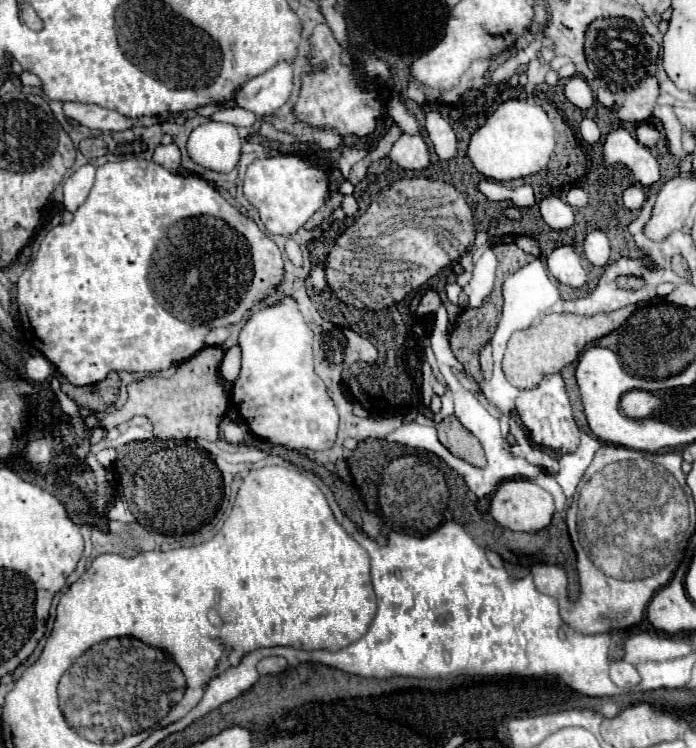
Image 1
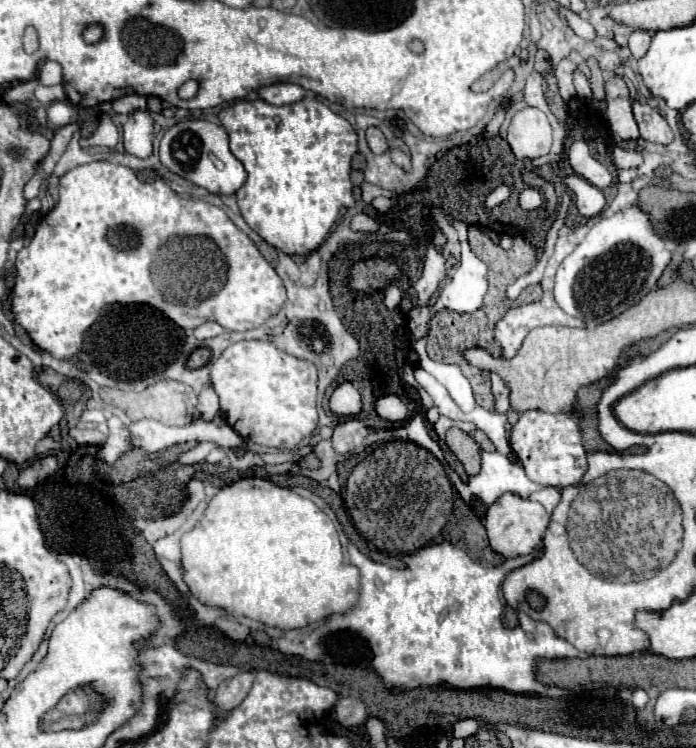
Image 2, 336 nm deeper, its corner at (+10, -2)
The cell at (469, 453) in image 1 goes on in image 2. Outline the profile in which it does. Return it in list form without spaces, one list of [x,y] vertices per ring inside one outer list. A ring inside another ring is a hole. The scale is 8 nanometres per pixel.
[[[450,428],[446,432],[446,444],[462,462],[468,476],[474,476],[480,472],[480,448],[470,434],[466,434],[460,428]]]

